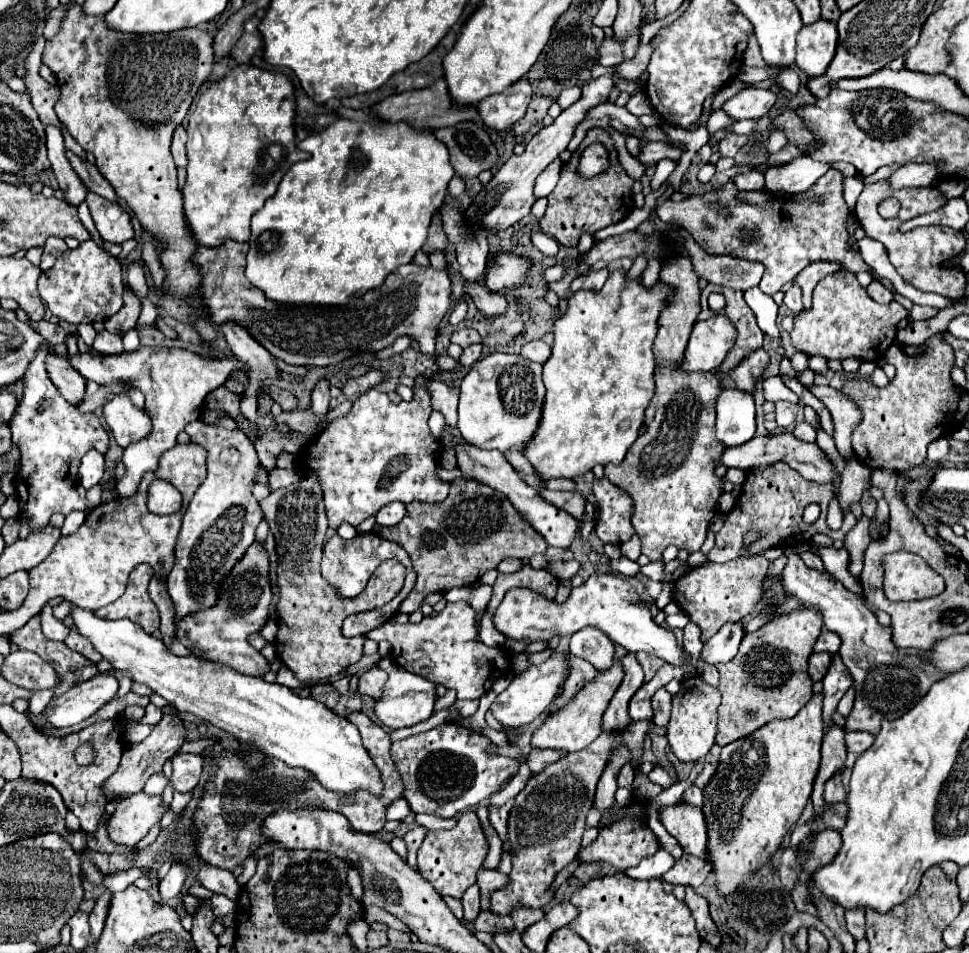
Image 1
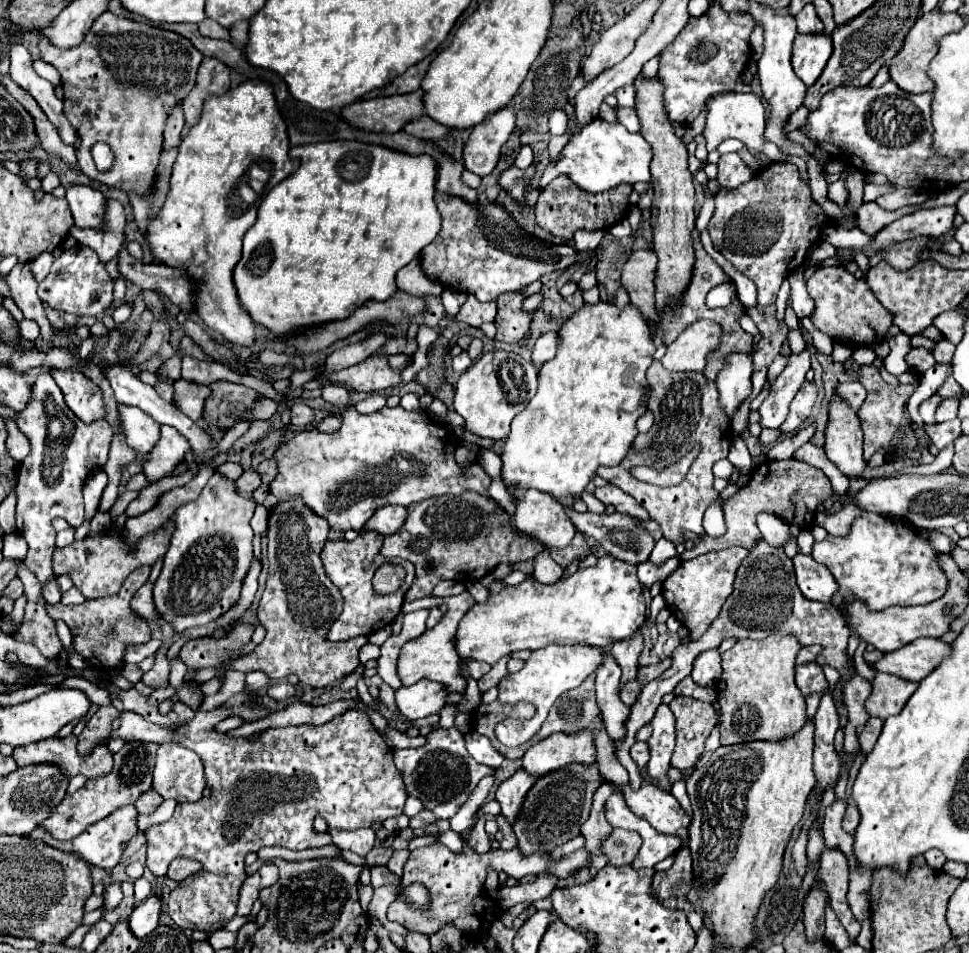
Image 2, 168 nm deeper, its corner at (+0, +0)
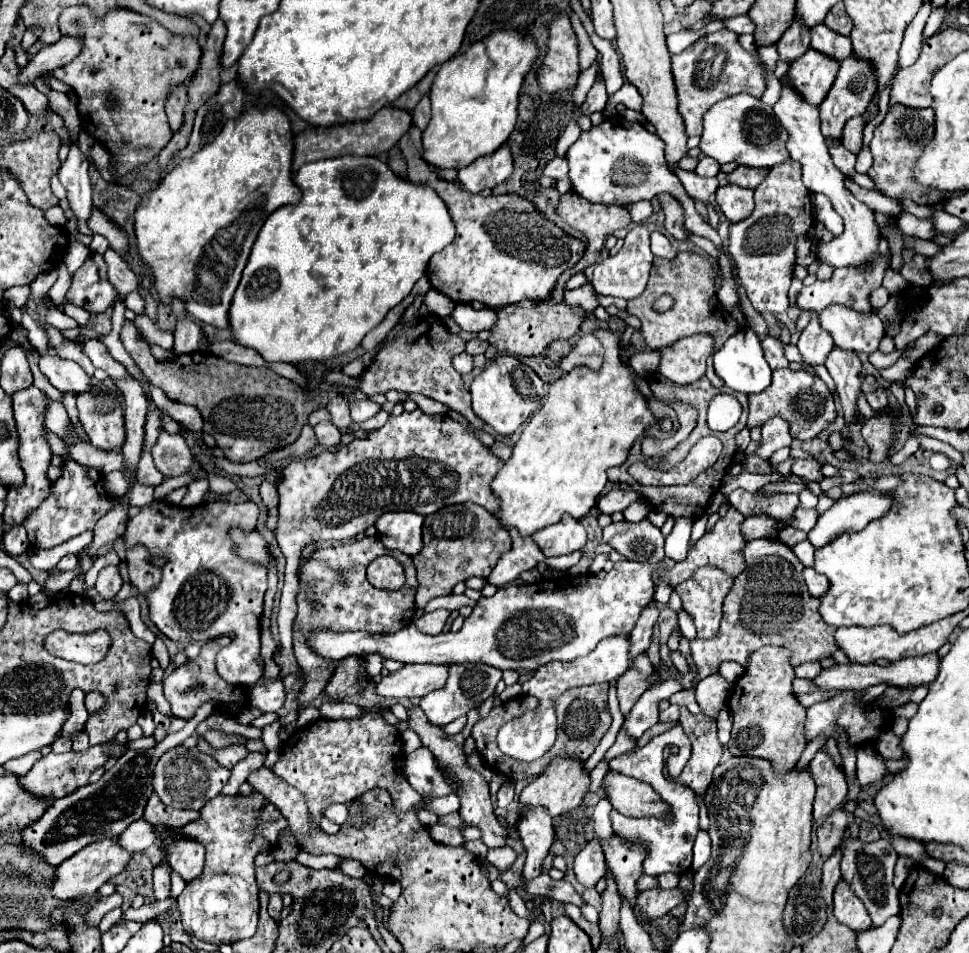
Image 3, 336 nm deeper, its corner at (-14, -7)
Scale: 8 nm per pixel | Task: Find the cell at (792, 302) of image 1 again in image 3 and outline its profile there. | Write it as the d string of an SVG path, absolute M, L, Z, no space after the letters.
M830 304L818 312L818 320L842 350L872 354L878 352L884 338L884 324L876 314L860 314L840 304Z

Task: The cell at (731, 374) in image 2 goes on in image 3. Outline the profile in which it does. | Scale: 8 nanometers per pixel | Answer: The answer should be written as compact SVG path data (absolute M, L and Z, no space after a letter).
M750 328L738 332L720 350L714 352L714 370L724 380L726 386L730 386L736 392L744 392L744 394L762 392L772 380L772 370L770 370L768 362L764 360L760 338Z

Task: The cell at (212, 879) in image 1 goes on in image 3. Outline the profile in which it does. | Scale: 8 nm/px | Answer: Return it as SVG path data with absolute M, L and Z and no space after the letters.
M154 826L158 840L164 840L168 860L186 882L192 882L198 878L204 870L204 848L202 844L196 844L192 840L180 840L180 836L172 836L170 828L166 826Z

